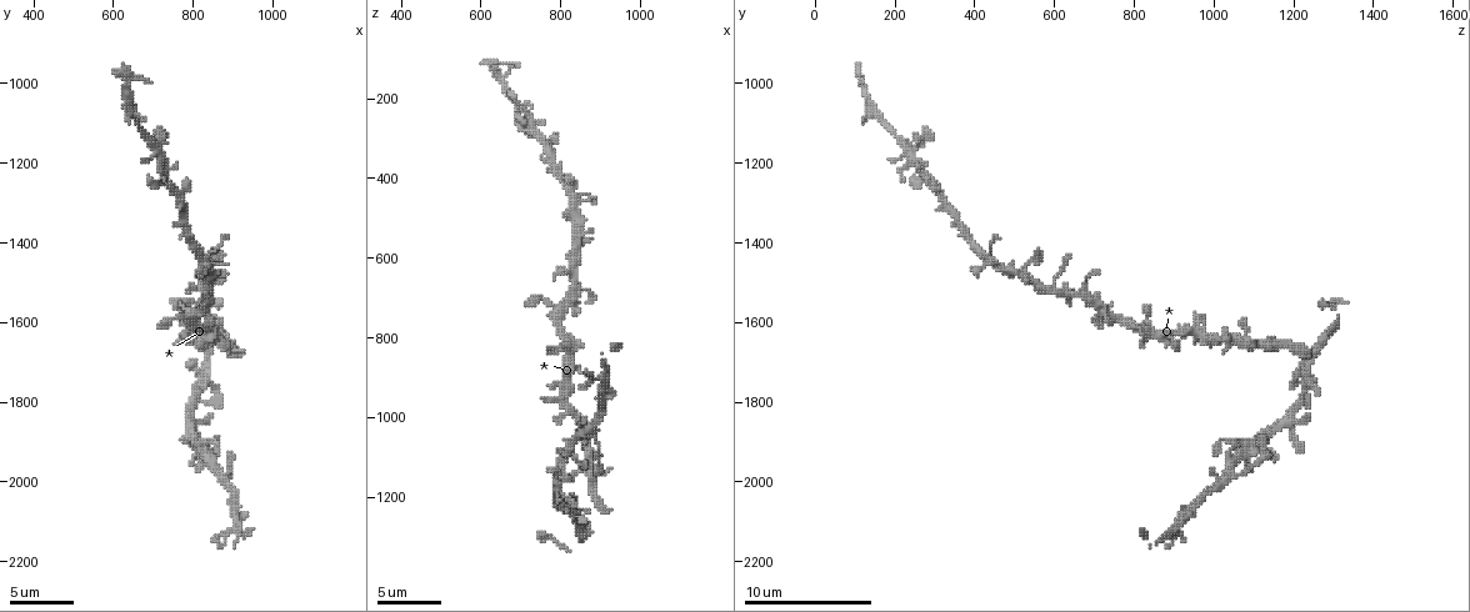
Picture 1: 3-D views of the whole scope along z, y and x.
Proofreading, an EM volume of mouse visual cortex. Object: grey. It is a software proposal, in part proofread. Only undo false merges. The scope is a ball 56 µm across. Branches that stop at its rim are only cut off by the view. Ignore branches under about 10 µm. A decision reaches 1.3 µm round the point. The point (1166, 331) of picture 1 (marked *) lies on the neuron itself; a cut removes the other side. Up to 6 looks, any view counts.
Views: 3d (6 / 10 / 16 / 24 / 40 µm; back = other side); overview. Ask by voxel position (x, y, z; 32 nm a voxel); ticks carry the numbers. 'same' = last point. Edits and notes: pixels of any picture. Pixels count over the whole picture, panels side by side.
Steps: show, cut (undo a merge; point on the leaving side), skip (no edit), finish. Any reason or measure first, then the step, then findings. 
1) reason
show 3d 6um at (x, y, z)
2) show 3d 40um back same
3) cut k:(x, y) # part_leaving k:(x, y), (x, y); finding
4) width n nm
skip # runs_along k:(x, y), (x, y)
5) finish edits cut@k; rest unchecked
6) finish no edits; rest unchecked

side arm on a straight run
show 3d 16um at (815, 1545, 685)

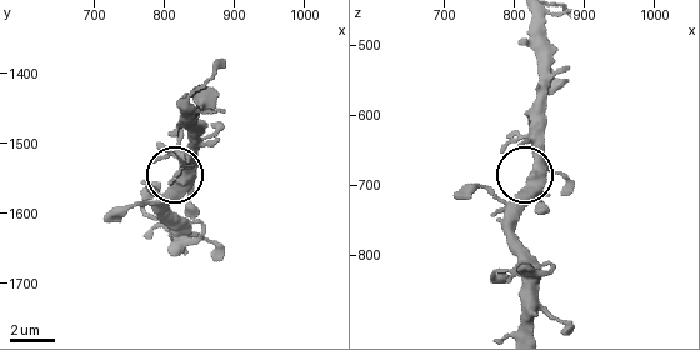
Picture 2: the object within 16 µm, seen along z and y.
skip # one neuron here

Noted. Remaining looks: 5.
a narrow waist
show 3d 10um at (785, 1330, 355)

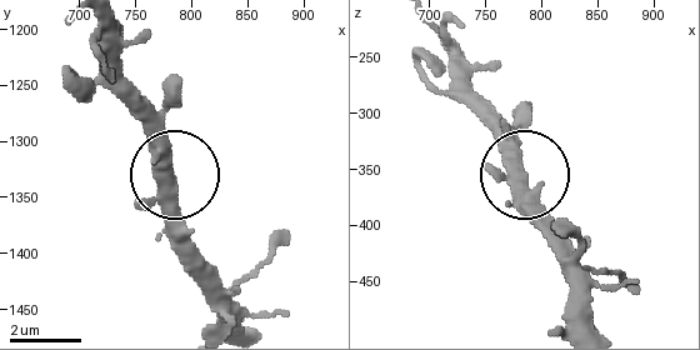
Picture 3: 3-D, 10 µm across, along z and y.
width 320 nm
skip # all the same neuron

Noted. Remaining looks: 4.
calibre changes
show 3d 6um at (700, 1140, 215)

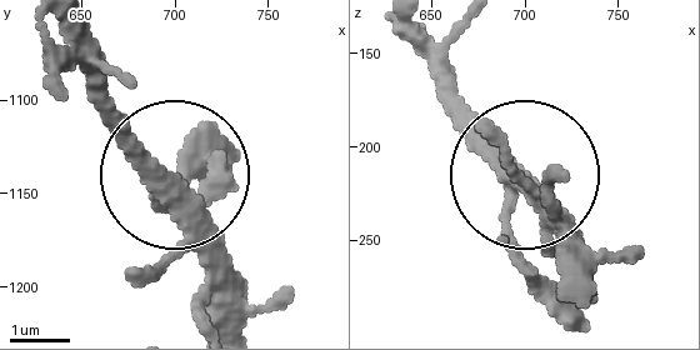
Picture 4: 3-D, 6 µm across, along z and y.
skip # all the same neuron

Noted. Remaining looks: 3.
finish no edits; rest unchecked

